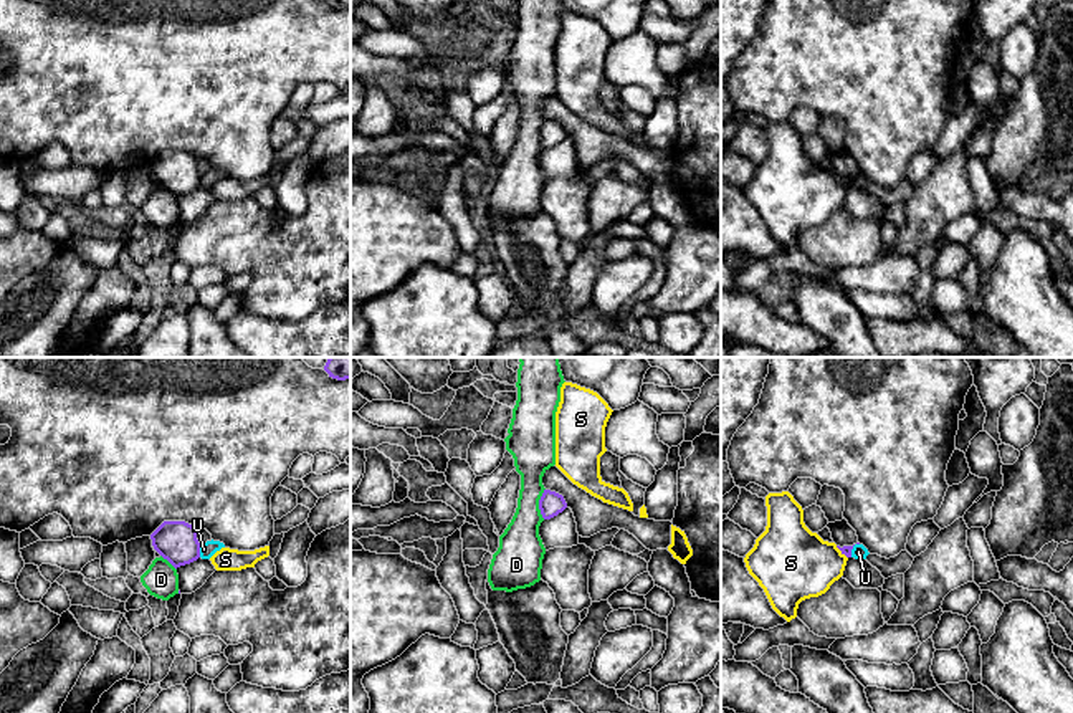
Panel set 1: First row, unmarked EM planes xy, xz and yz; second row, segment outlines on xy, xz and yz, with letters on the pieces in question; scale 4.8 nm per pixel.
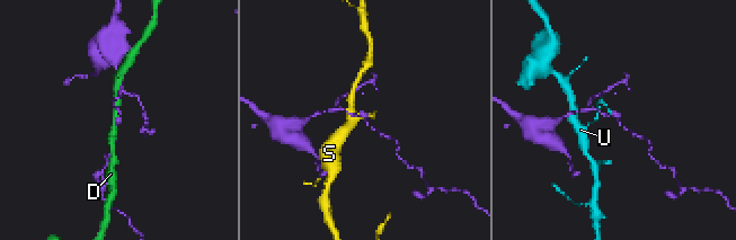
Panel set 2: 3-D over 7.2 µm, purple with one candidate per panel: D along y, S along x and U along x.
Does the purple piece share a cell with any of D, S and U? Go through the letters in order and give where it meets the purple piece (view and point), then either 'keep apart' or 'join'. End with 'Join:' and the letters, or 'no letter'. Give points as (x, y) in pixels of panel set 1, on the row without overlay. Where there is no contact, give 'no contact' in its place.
D: xz (539, 133) | keep apart
S: yz (842, 182) | keep apart
U: xy (199, 181) | keep apart
Join: no letter

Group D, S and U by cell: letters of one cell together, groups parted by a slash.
D / S / U

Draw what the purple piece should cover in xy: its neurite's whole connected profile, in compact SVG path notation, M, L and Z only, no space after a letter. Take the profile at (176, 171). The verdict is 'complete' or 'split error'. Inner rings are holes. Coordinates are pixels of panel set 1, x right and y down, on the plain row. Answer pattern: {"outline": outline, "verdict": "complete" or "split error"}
{"outline": "M164 151L150 169L154 179L175 199L200 187L197 157L185 151Z", "verdict": "complete"}

